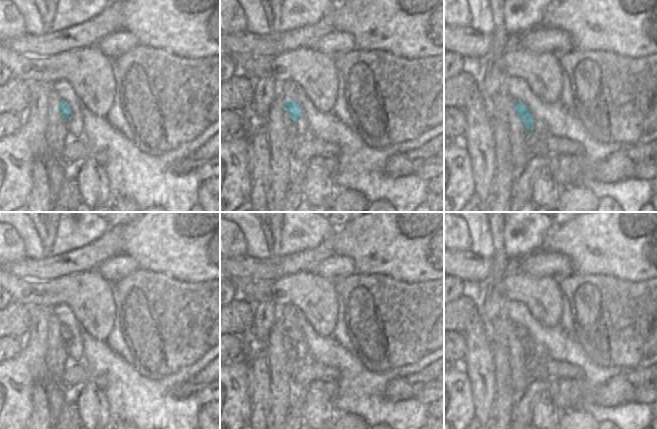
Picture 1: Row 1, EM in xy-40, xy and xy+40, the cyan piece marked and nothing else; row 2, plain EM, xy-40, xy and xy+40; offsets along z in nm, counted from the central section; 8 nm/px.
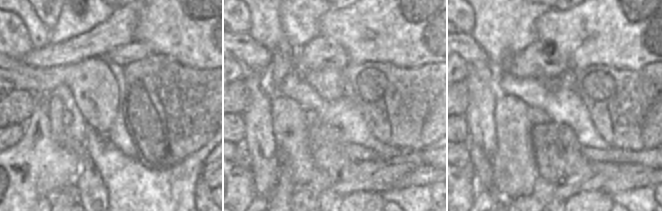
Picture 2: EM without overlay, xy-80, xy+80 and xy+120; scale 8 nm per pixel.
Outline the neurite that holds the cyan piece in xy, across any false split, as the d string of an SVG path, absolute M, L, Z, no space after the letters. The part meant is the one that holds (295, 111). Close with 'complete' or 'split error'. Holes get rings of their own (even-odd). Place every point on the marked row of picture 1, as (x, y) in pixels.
M286 100L284 107L294 123L304 113L301 106L294 100Z | complete

